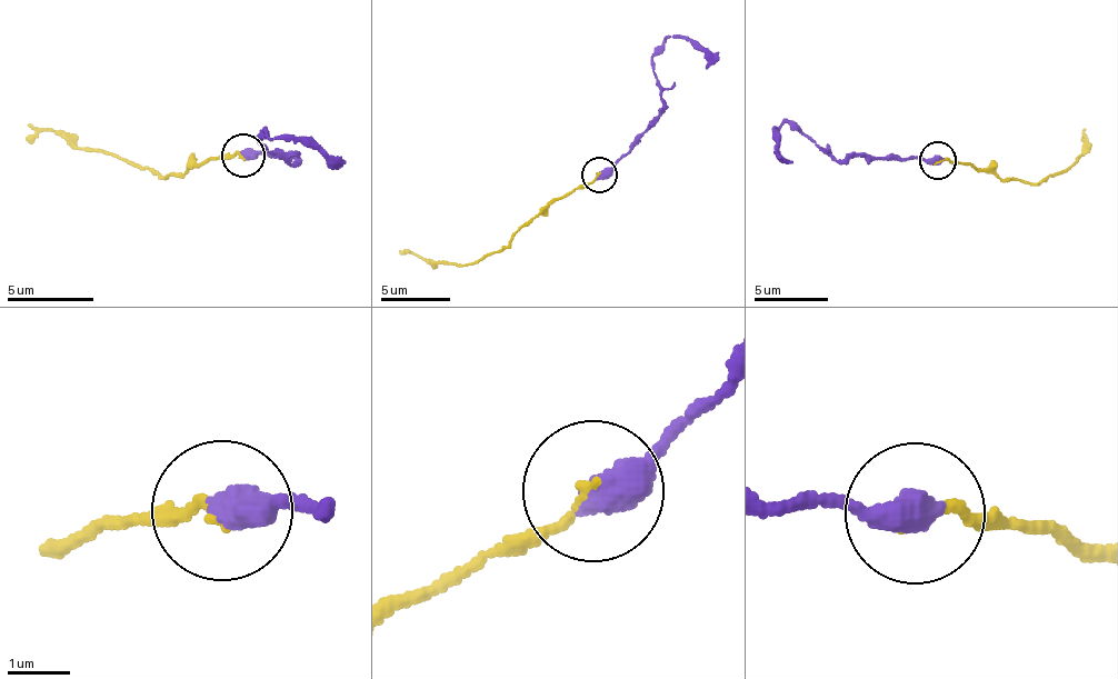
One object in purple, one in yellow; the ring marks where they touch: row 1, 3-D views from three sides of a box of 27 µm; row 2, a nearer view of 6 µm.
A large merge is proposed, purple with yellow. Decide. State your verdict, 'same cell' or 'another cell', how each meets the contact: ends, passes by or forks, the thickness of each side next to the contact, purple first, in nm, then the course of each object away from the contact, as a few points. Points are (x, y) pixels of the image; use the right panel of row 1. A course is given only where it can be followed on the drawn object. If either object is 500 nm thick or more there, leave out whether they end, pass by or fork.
same cell; calibres 600 and 120 nm; course purple (938, 161), (860, 156), (830, 159), (786, 123), (771, 135), (778, 152), (791, 165); course yellow (938, 161), (1041, 181), (1085, 153), (1082, 136), (1086, 140)

